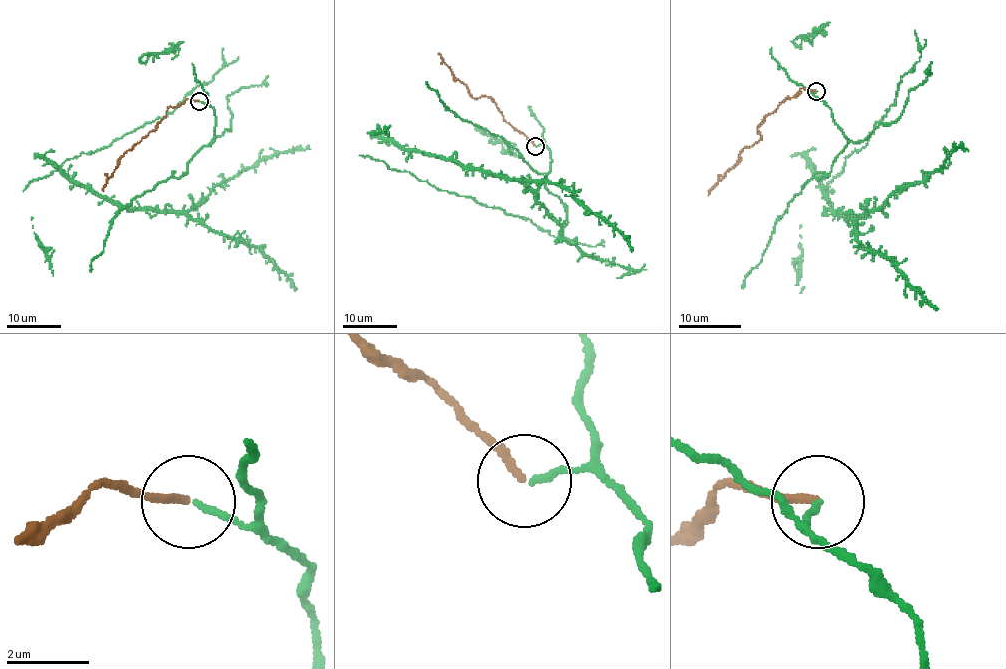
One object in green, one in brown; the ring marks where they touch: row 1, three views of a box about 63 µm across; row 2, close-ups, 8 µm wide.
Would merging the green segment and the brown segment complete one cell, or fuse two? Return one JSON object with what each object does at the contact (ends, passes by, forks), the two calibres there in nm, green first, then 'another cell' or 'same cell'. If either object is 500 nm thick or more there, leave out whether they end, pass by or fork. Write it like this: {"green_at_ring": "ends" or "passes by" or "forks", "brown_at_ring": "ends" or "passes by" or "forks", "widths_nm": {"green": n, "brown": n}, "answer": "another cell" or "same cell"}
{"green_at_ring": "ends", "brown_at_ring": "ends", "widths_nm": {"green": 140, "brown": 180}, "answer": "another cell"}

